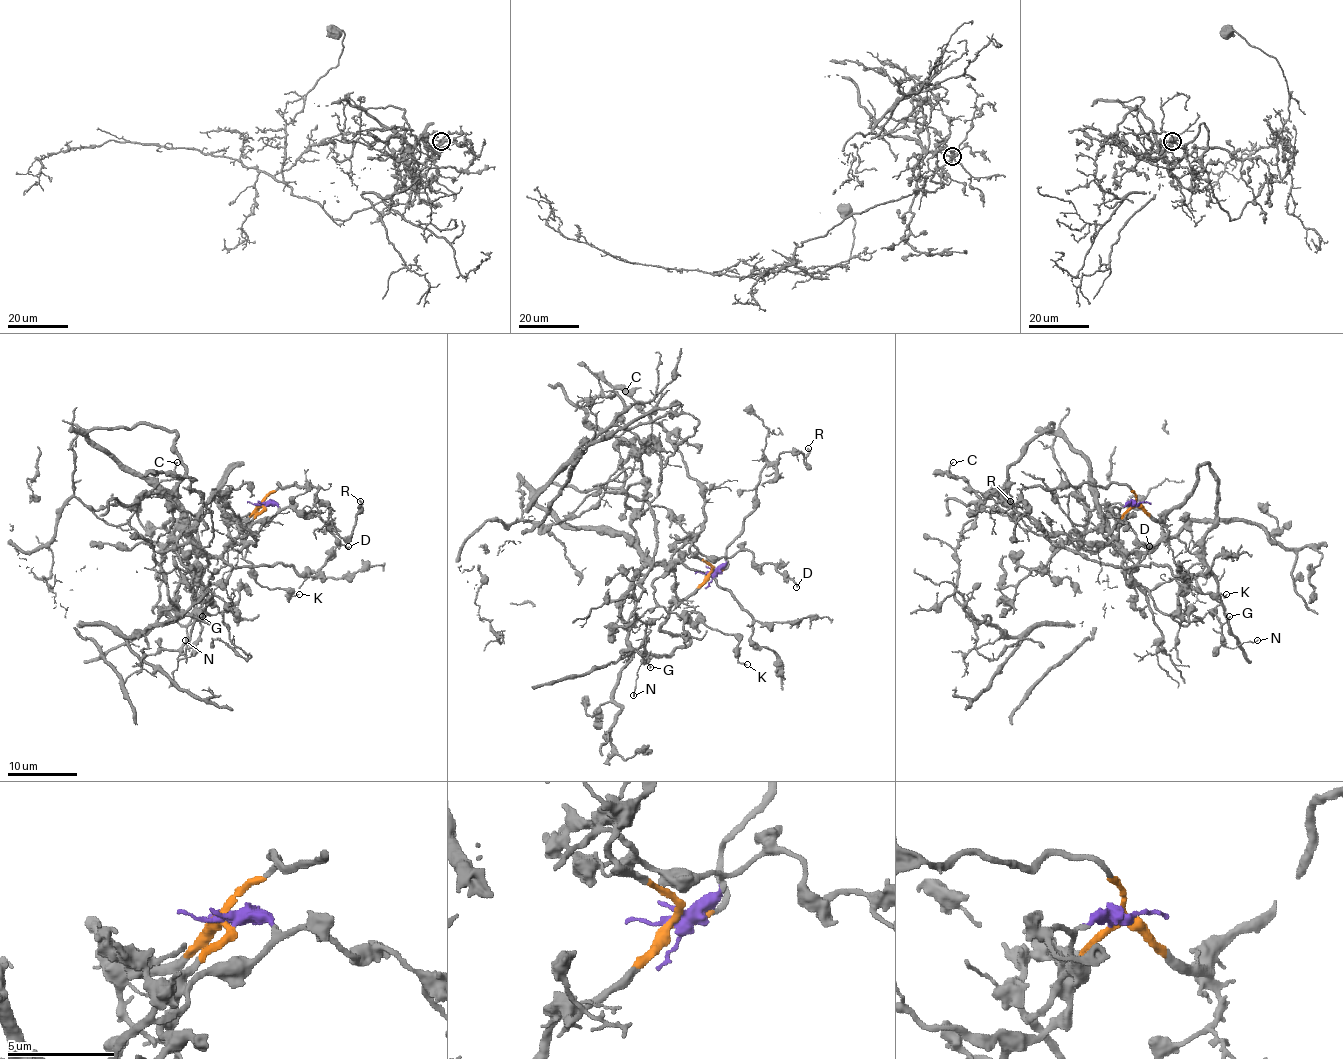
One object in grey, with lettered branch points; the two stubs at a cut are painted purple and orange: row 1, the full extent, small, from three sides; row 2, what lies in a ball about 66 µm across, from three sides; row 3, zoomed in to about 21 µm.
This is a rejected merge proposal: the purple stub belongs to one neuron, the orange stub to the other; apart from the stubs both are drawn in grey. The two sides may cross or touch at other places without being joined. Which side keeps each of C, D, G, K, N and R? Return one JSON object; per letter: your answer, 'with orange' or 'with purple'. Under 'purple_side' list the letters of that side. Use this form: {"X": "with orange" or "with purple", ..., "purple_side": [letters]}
{"C": "with orange", "D": "with purple", "G": "with orange", "K": "with orange", "N": "with orange", "R": "with orange", "purple_side": ["D"]}

